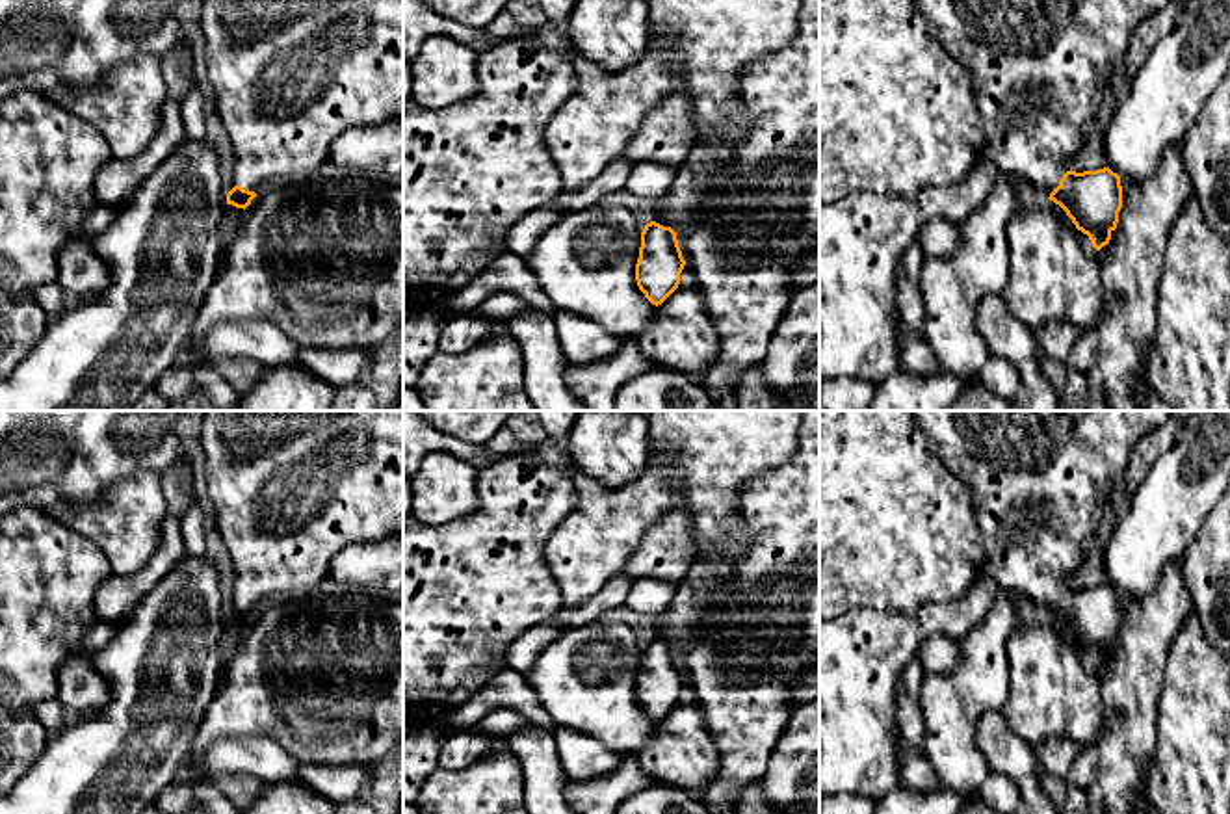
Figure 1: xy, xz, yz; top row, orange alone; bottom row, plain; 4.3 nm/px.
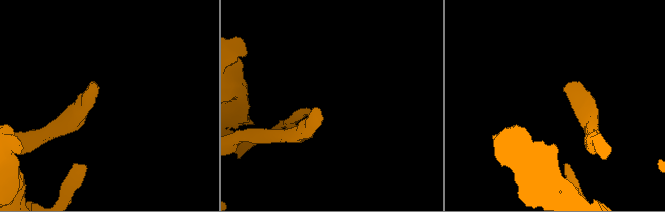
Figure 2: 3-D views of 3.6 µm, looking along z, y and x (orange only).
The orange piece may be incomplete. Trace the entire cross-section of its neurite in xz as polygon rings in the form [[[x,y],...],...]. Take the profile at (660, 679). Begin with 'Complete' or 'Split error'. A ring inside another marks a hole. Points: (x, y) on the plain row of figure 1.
Split error. [[[673,630],[656,634],[641,649],[635,697],[652,721],[661,721],[680,701],[686,682],[682,673]]]

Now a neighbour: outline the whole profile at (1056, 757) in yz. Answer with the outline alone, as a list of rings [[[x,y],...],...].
[[[1050,738],[1035,747],[1037,762],[1046,775],[1065,779],[1081,747],[1070,740]]]

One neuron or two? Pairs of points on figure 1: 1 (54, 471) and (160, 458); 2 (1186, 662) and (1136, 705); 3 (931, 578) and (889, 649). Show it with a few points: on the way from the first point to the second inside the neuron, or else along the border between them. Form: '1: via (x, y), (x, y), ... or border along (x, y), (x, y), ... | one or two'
1: via (80, 458), (134, 458) | one
2: border along (1175, 638), (1164, 666), (1164, 684), (1154, 723) | two
3: border along (950, 599), (926, 603), (913, 614), (866, 610) | two

